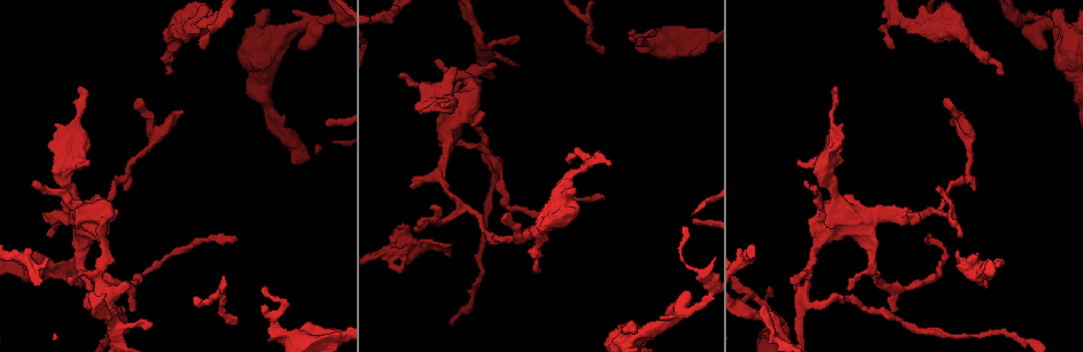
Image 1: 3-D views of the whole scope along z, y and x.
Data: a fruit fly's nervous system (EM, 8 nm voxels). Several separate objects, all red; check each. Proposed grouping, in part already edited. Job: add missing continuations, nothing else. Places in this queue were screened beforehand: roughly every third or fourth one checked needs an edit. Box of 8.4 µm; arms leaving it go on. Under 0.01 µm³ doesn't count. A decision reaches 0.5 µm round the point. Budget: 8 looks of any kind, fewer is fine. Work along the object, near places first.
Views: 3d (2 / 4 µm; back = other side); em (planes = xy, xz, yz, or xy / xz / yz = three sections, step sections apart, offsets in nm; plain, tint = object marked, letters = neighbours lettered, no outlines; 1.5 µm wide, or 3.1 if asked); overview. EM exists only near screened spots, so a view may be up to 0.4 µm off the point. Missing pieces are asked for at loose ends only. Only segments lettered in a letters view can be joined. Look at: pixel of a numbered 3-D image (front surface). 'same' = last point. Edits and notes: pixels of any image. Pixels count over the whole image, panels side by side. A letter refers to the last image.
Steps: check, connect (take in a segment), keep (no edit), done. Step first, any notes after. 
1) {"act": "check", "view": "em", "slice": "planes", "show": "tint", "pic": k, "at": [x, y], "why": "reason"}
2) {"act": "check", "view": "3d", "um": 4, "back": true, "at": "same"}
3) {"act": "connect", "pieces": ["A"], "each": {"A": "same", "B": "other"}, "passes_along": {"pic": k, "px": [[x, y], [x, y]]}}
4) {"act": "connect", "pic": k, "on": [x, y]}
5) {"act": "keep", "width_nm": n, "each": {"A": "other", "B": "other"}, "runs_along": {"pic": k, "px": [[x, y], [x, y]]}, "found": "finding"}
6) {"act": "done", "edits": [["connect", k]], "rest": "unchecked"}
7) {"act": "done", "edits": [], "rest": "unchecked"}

{"act": "check", "view": "3d", "um": 2, "pic": 1, "at": [927, 237], "why": "free end"}

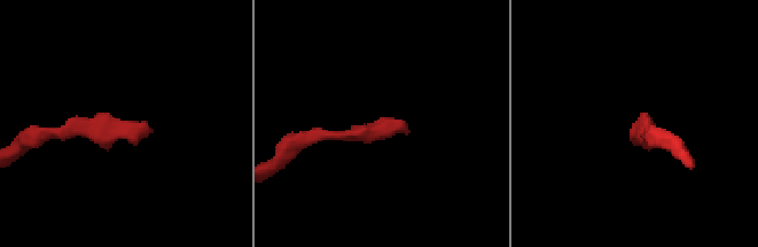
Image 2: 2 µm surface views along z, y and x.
{"act": "check", "view": "em", "slice": "xz", "step": 4, "show": "tint", "pic": 2, "at": [148, 135], "why": "shape alone is not enough"}

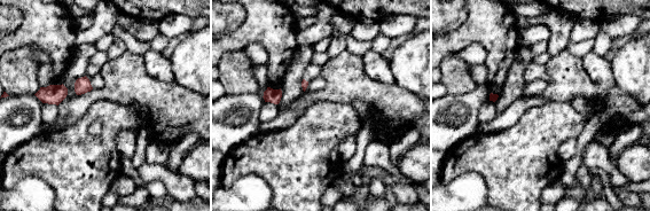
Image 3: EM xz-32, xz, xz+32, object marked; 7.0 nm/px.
{"act": "check", "view": "em", "slice": "planes", "show": "letters", "at": "same"}

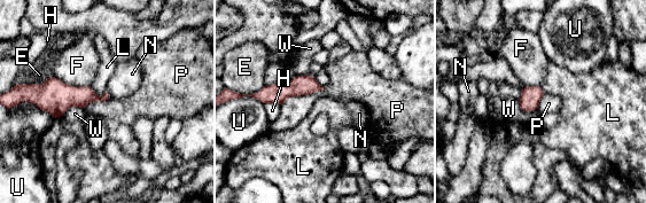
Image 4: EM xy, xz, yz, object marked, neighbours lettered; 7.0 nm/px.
{"act": "keep", "longest_contact_nm": ["P", 340], "each": {"E": "other", "F": "other", "H": "other", "L": "other", "N": "other", "P": "other", "U": "other", "W": "other"}, "found": "none of them fits"}

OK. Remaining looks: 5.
{"act": "check", "view": "3d", "um": 2, "back": true, "pic": 1, "at": [796, 162], "why": "branch stops here"}

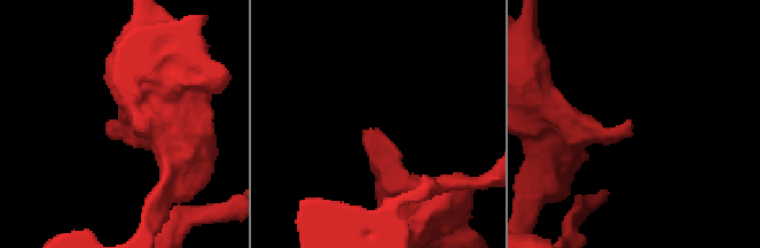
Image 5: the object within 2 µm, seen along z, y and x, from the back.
{"act": "check", "view": "em", "slice": "planes", "show": "tint", "pic": 5, "at": [111, 121], "why": "need the tissue"}

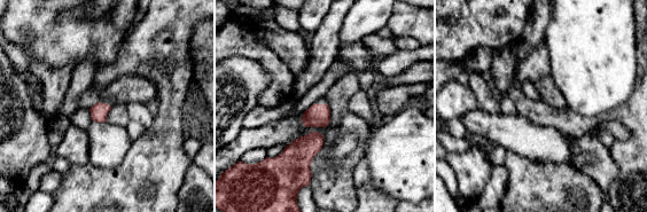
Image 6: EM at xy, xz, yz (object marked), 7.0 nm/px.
{"act": "check", "view": "em", "slice": "planes", "show": "letters", "at": "same", "why": "see the neighbours"}

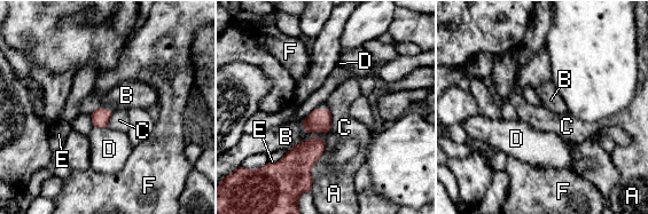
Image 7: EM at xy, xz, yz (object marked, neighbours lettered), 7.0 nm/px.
{"act": "keep", "longest_contact_nm": ["C", 280], "each": {"A": "other", "B": "other", "C": "other", "D": "other", "E": "other", "F": "other"}, "found": "no lettered segment goes on from it"}

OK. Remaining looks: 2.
{"act": "check", "view": "em", "slice": "xy", "step": 4, "show": "letters", "pic": 1, "at": [1003, 74], "why": "free end"}

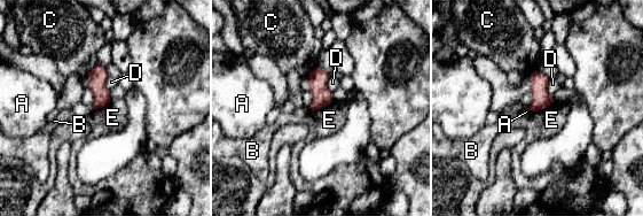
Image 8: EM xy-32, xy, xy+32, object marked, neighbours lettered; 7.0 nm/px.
{"act": "check", "view": "em", "slice": "planes", "show": "letters", "at": "same"}

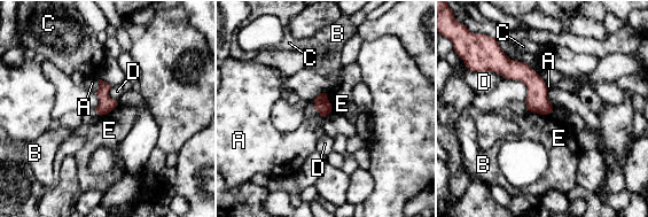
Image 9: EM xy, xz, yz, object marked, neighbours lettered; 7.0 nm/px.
{"act": "keep", "each": {"A": "other", "B": "other", "C": "other", "D": "other", "E": "other"}, "runs_along": {"pic": 9, "px": [[501, 59], [537, 88], [547, 110]]}, "found": "no lettered segment goes on from it"}

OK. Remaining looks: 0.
{"act": "done", "edits": [], "rest": "unchecked"}

